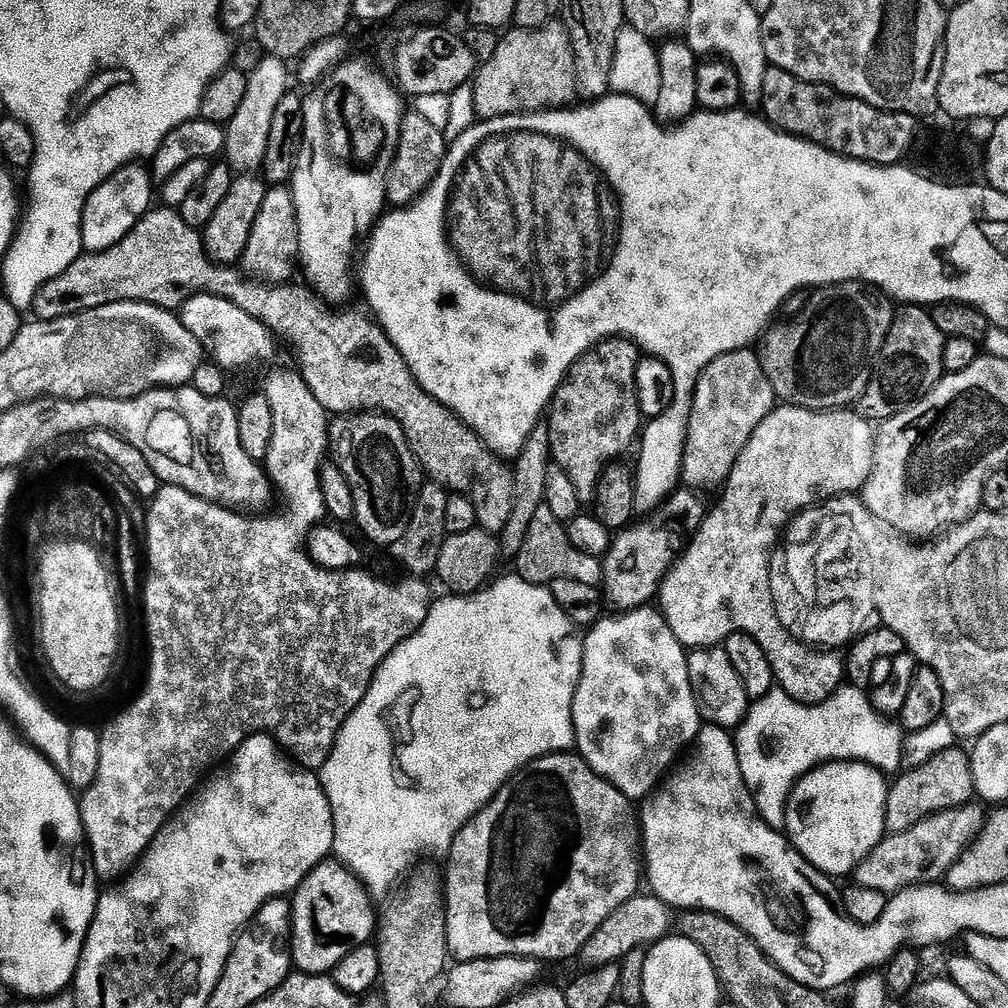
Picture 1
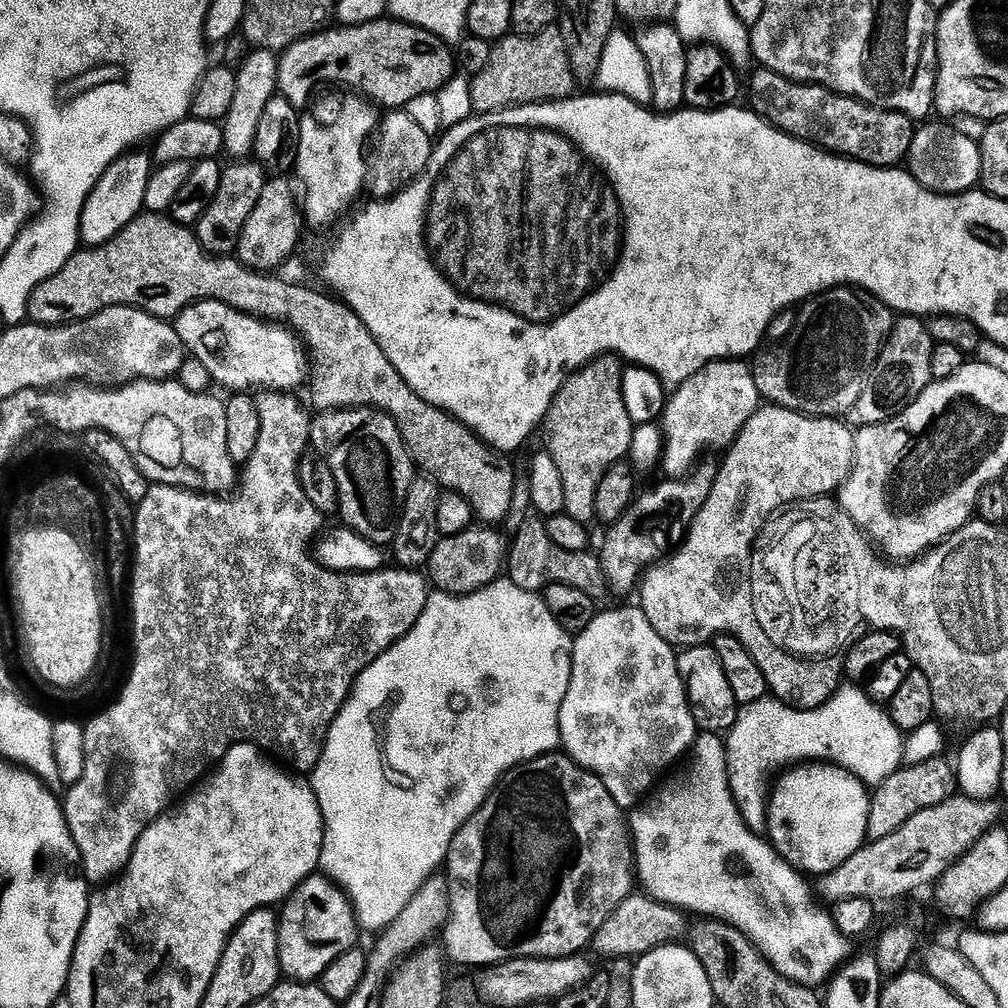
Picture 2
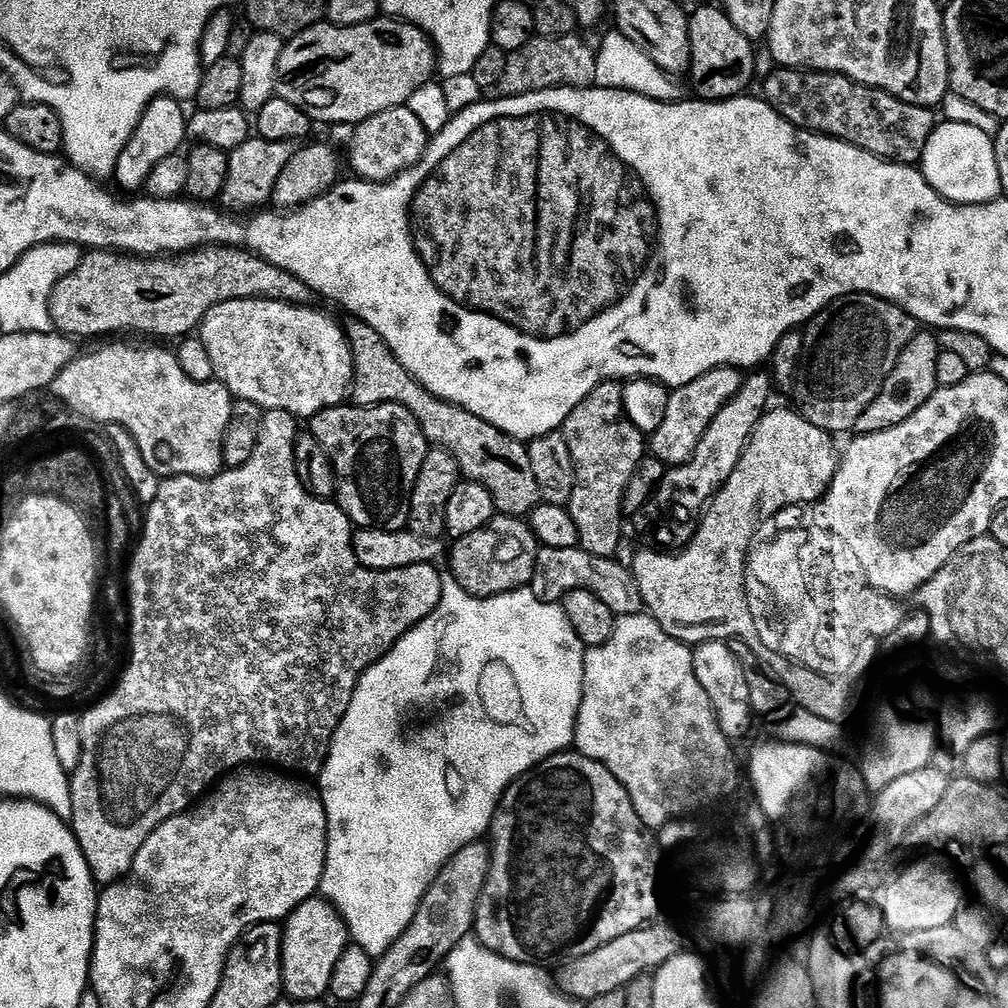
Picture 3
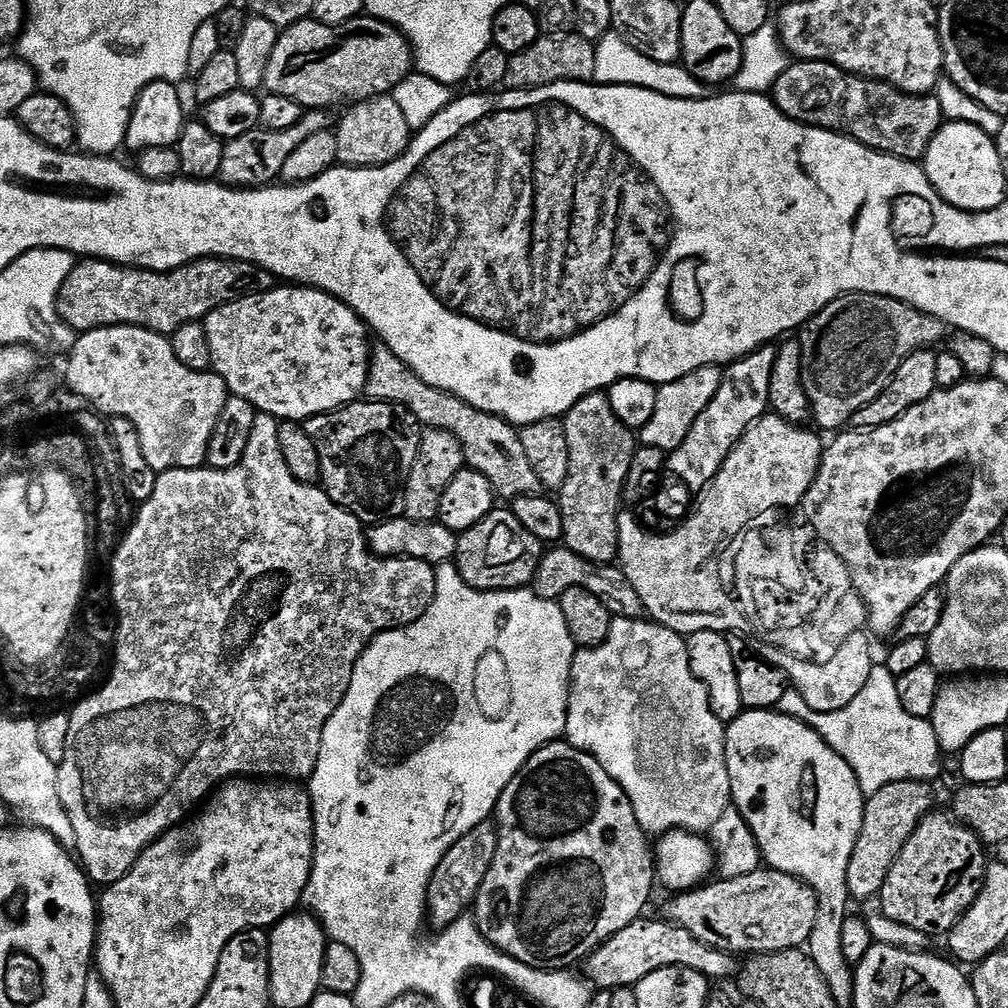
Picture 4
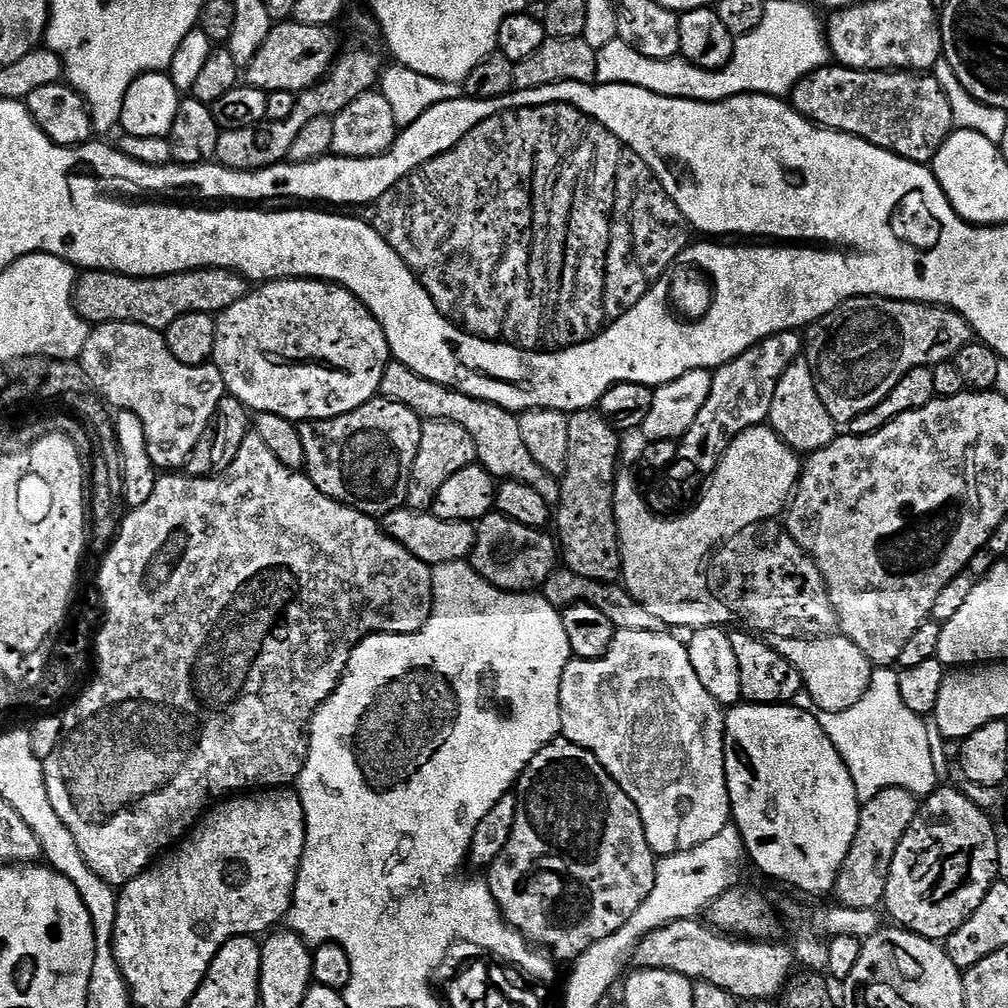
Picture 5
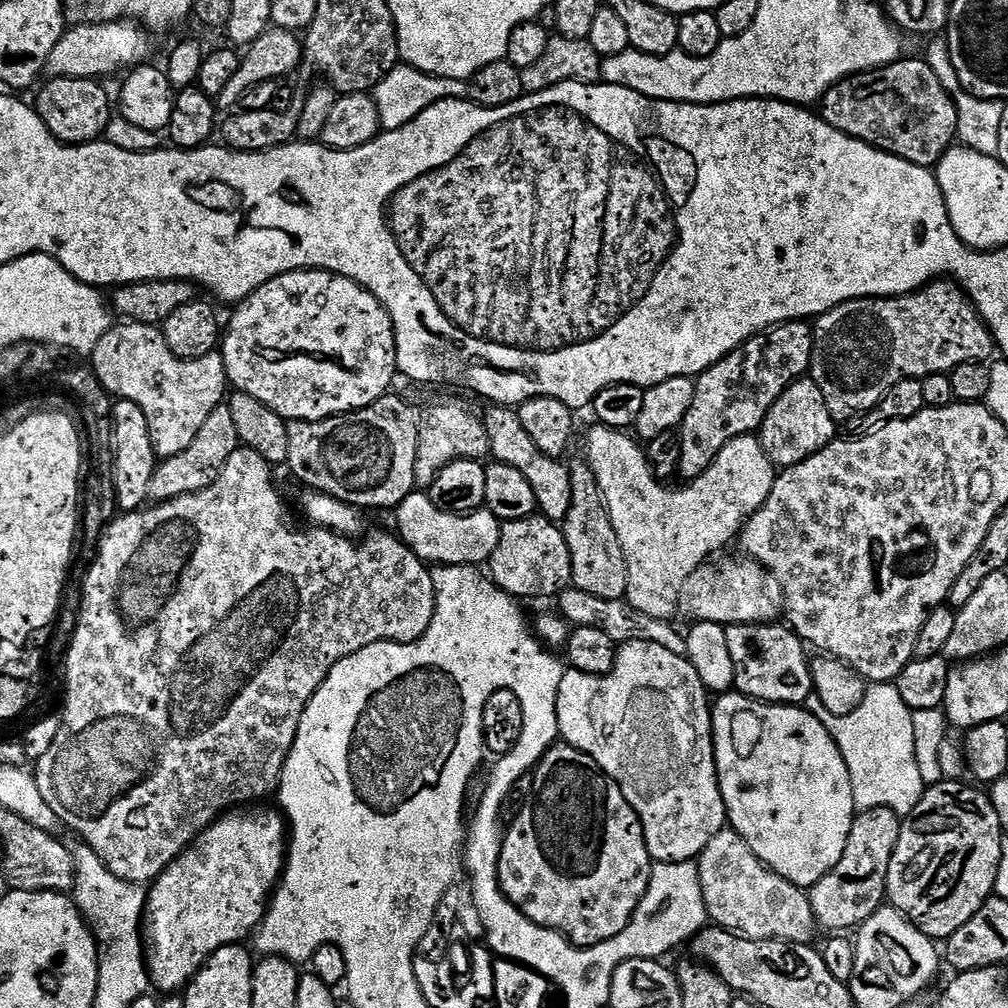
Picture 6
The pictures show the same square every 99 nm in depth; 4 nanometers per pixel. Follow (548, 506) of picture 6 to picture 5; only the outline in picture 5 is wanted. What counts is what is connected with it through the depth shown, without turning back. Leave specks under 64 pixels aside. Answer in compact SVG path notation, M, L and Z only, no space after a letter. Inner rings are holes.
M410 371L404 372L404 376L386 375L386 380L382 380L380 383L380 390L386 390L386 393L390 392L383 399L390 402L398 402L402 406L414 410L425 421L449 420L458 426L462 426L462 430L466 430L466 434L470 434L470 438L474 438L476 458L480 467L485 468L497 481L517 480L534 490L538 490L538 494L542 494L542 498L546 498L549 506L555 506L560 503L560 480L555 476L546 474L546 470L542 470L542 466L538 466L538 462L534 462L534 457L531 456L530 450L526 450L526 442L522 438L522 430L520 429L517 413L509 412L508 409L497 404L467 396L466 393L458 391L457 388L447 388L445 384L430 382L418 374L410 374Z

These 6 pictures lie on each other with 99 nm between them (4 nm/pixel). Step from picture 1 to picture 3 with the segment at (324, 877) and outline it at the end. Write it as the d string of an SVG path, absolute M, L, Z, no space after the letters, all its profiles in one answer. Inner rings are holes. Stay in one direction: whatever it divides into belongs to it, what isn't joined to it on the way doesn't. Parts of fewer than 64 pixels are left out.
M313 898L301 902L282 924L280 974L283 991L294 1000L319 1001L320 995L323 997L327 993L330 974L349 944L348 927L327 900Z

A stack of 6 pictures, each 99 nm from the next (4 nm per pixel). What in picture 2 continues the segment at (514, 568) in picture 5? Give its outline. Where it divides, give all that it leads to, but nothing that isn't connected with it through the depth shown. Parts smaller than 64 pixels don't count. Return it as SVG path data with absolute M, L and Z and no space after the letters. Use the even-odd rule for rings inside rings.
M473 526L462 534L445 536L436 547L431 549L432 572L430 580L441 592L450 592L453 596L468 596L489 588L505 575L510 560L510 544L504 536L492 526Z

